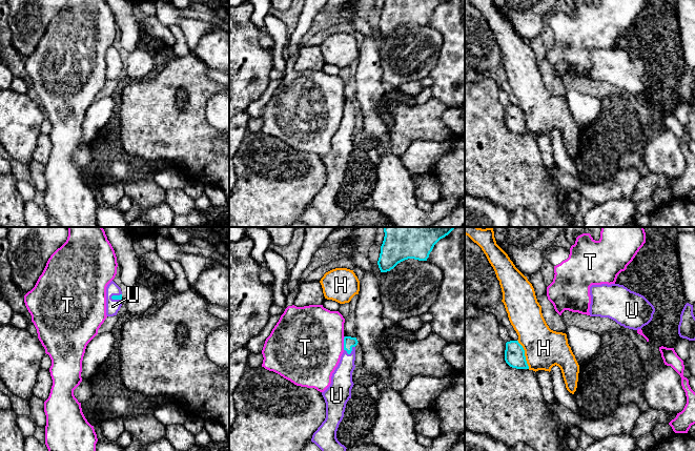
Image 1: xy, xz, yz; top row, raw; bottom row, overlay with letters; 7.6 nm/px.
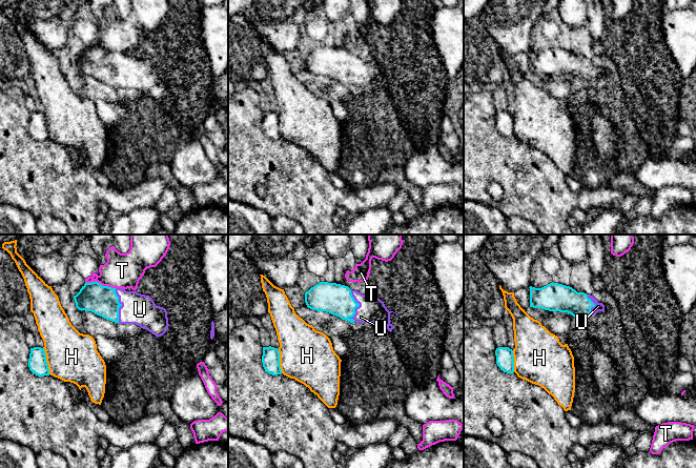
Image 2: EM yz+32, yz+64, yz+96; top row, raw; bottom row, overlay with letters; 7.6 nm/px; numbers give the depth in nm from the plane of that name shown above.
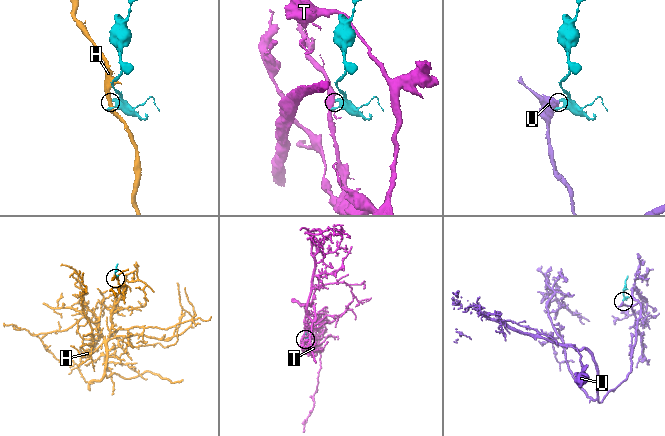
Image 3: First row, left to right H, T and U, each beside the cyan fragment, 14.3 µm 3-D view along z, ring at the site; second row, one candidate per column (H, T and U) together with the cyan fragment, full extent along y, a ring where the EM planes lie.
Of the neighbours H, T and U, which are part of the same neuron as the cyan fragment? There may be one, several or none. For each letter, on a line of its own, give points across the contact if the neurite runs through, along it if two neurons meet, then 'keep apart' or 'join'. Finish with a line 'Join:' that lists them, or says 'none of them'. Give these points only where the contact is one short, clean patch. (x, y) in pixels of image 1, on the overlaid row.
H: border along yz (517, 340), (524, 350), (525, 360), (529, 368); keep apart
T: border along xz (345, 336), (343, 349); keep apart
U: runs through xz (349, 342), (350, 352), (343, 372), (342, 384); join
Join: U

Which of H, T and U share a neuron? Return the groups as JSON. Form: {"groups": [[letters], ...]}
{"groups": [["H"], ["T"], ["U"]]}

